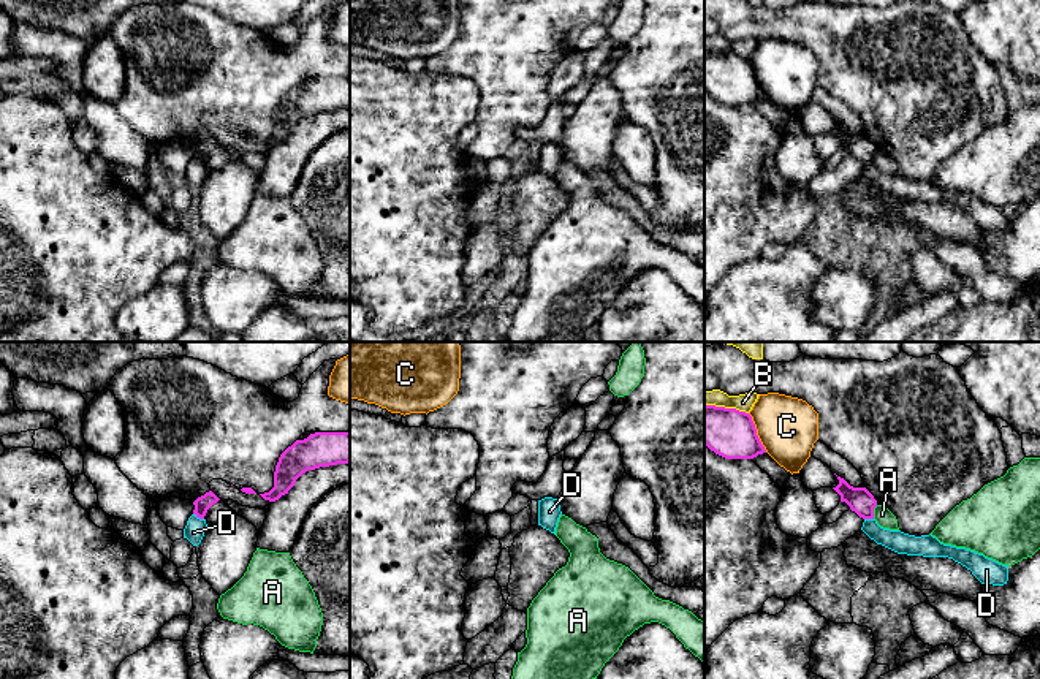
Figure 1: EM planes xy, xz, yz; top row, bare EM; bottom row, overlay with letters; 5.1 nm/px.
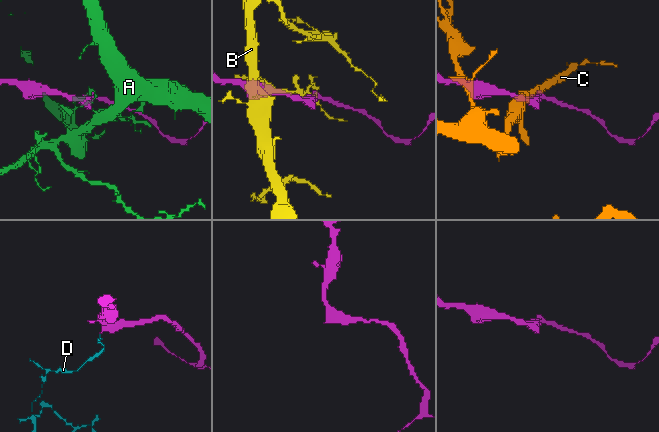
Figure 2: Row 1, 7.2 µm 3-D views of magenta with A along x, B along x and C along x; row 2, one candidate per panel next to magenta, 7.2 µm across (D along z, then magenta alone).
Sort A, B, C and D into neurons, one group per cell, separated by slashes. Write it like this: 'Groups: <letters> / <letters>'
Groups: A / B / C / D

